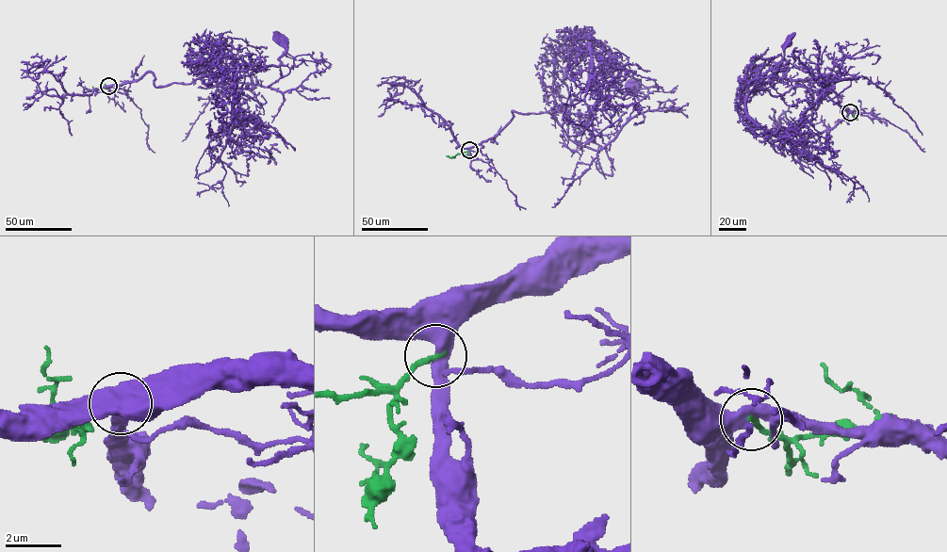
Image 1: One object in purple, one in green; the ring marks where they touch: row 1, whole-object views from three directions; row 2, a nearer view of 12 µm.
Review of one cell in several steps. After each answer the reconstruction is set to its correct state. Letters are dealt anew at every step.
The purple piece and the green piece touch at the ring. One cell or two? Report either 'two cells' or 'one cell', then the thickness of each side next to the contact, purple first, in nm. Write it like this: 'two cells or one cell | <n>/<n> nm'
two cells | 500/200 nm

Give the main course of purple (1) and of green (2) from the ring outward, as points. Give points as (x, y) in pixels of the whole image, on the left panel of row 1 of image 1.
1: (108, 86), (150, 72), (155, 87), (204, 84), (212, 72), (279, 65), (281, 41)
2: (108, 86), (91, 90), (84, 88)

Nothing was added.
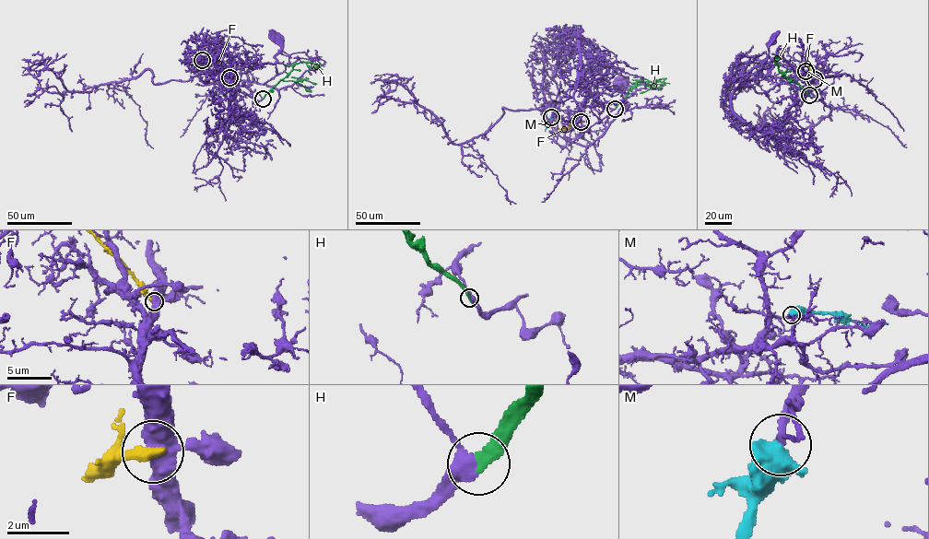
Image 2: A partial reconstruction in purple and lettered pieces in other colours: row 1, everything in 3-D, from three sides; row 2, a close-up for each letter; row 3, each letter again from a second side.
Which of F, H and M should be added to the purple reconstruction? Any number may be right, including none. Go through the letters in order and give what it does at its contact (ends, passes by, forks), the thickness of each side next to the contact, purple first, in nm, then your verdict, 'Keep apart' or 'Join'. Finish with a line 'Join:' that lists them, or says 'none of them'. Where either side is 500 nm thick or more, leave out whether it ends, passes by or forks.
F: It ends there. Thickness 460 nm (purple) against 360 nm. Keep apart
H: It ends there. Thickness 380 nm (purple) against 320 nm. Join
M: Thickness 240 nm (purple) against 700 nm. Join
Join: H, M

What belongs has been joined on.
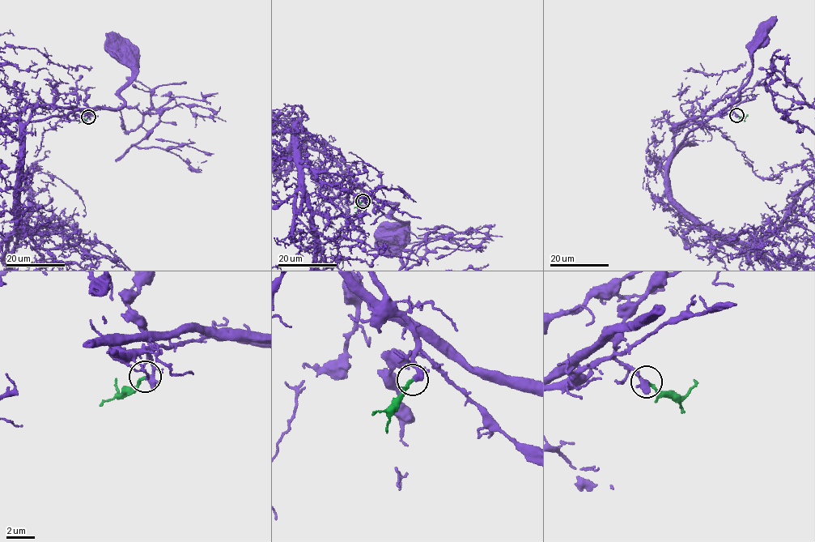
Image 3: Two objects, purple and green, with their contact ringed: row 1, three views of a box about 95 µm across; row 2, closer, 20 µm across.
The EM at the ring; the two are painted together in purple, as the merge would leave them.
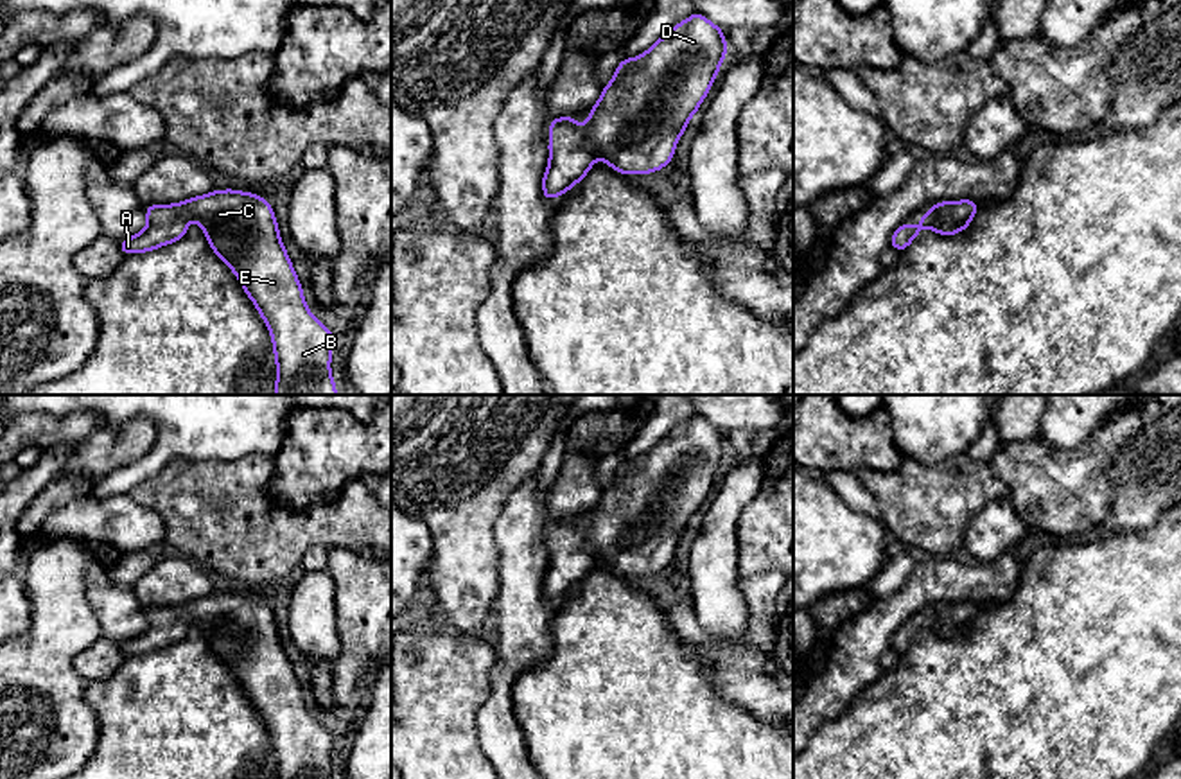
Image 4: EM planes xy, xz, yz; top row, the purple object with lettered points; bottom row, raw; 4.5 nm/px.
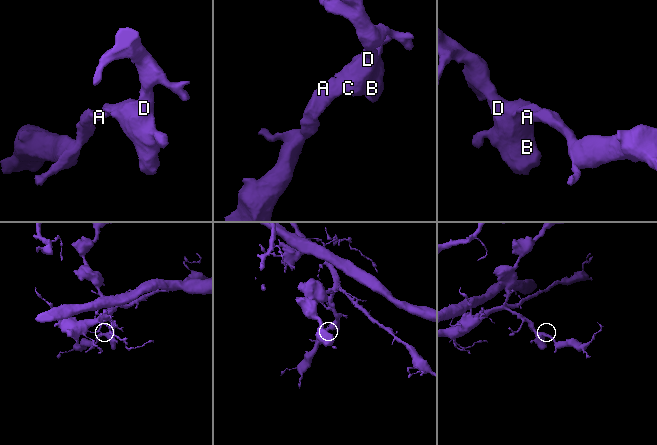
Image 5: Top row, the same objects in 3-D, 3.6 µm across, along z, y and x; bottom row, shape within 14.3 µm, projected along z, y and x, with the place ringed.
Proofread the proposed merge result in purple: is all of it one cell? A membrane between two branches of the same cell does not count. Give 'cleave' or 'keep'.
keep

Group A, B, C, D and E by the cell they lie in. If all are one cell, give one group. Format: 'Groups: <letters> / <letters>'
Groups: A B C D E

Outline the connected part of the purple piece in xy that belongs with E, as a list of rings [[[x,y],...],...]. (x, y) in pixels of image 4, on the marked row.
[[[233,188],[212,190],[183,203],[145,206],[145,215],[147,226],[118,242],[124,255],[176,242],[188,223],[197,221],[271,332],[275,395],[337,395],[330,373],[334,336],[309,311],[264,197]]]

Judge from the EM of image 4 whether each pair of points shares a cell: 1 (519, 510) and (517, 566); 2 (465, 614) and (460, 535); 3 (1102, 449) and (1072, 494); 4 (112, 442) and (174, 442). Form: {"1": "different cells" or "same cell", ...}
{"1": "same cell", "2": "same cell", "3": "same cell", "4": "different cells"}

